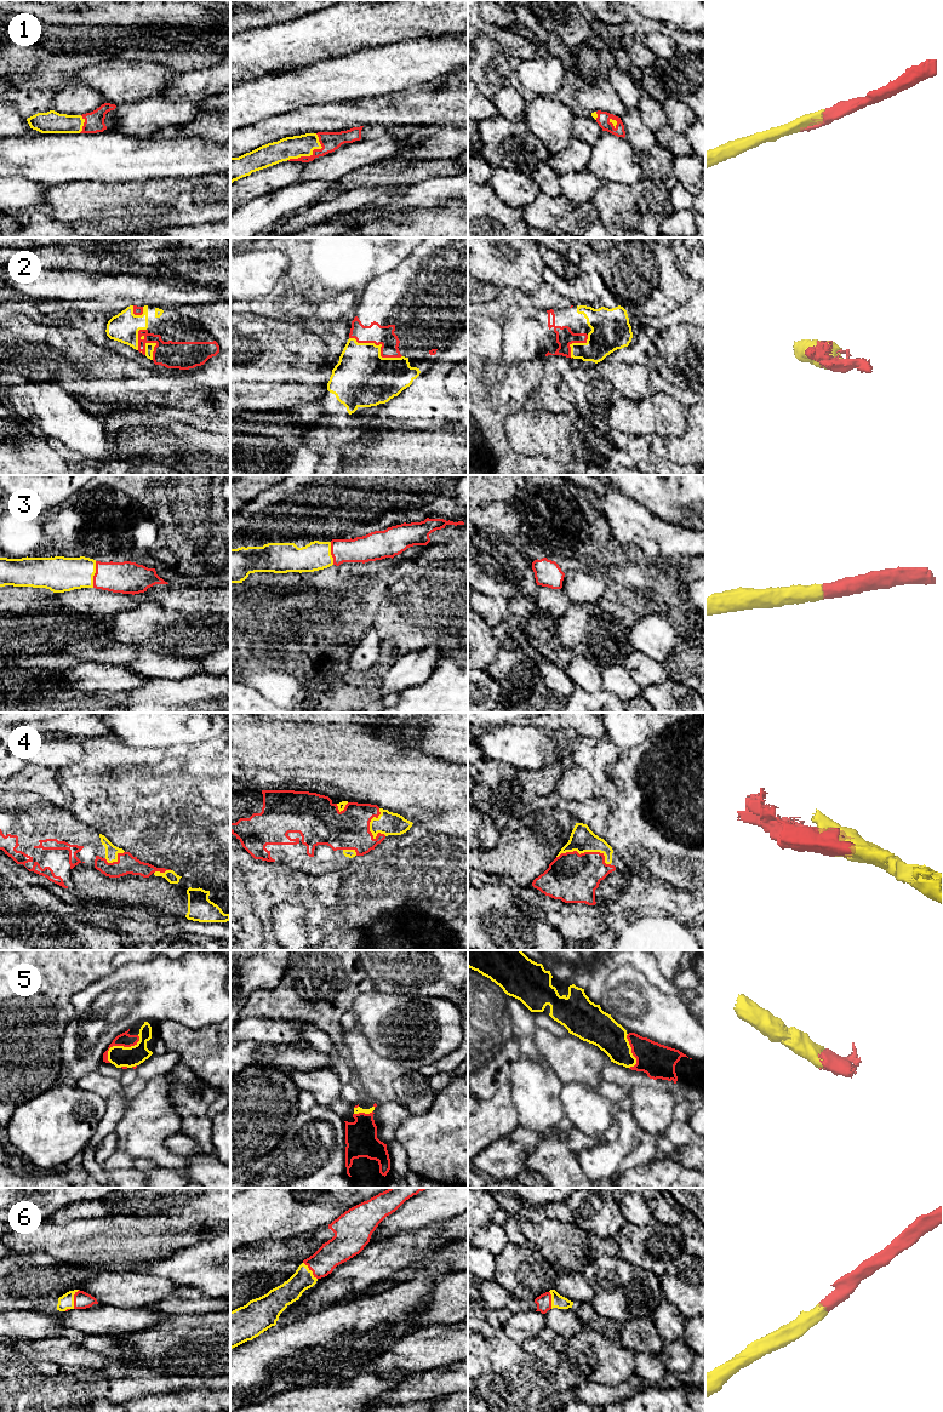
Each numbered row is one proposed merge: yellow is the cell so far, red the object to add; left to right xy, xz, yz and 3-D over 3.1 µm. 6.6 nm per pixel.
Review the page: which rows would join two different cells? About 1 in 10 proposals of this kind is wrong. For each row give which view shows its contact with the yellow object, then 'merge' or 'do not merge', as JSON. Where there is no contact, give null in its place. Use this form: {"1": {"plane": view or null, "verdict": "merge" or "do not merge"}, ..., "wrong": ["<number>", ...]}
{"1": {"plane": "xz", "verdict": "merge"}, "2": {"plane": "xz", "verdict": "merge"}, "3": {"plane": "xy", "verdict": "merge"}, "4": {"plane": "yz", "verdict": "merge"}, "5": {"plane": "xy", "verdict": "merge"}, "6": {"plane": "xy", "verdict": "merge"}, "wrong": []}

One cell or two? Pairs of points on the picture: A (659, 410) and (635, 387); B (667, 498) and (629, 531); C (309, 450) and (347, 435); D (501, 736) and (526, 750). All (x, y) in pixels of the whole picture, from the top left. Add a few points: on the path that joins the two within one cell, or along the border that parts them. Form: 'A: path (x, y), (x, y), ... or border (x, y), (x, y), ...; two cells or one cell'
A: border (650, 393), (638, 400), (618, 399); two cells
B: border (627, 496), (653, 514), (676, 525); two cells
C: path (319, 447), (331, 435), (337, 435); one cell
D: path (507, 742), (520, 747); one cell

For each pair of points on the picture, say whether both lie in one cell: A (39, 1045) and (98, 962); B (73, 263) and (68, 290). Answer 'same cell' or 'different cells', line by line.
A: same cell
B: different cells

